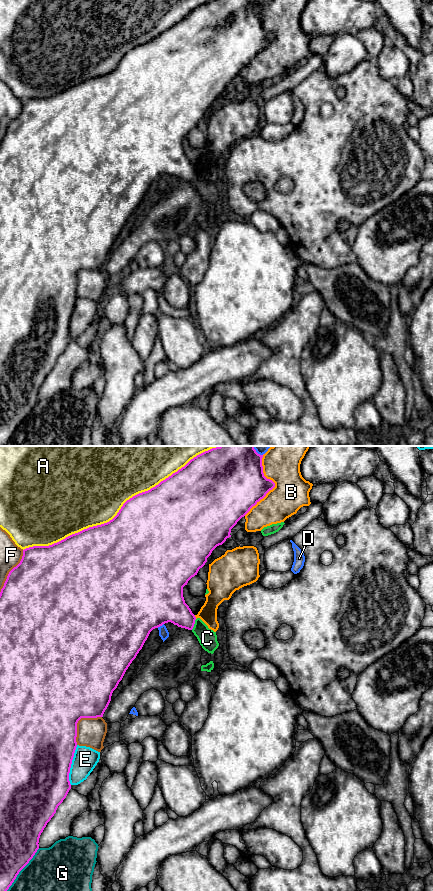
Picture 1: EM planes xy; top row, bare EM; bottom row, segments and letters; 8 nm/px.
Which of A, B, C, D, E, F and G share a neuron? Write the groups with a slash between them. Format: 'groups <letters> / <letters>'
groups A / B / C / D / E / F / G

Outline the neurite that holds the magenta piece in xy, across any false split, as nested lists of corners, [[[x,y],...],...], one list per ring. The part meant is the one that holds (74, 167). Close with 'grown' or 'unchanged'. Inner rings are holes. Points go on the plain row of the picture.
[[[212,0],[208,3],[205,3],[191,11],[184,19],[173,25],[165,32],[161,33],[155,39],[151,40],[148,43],[139,45],[127,52],[123,56],[117,67],[109,74],[89,79],[49,98],[33,98],[24,101],[20,115],[9,124],[4,138],[0,144],[0,446],[6,445],[6,443],[16,431],[19,424],[33,410],[33,408],[39,401],[38,395],[41,385],[43,384],[47,375],[54,368],[58,358],[63,354],[69,342],[71,341],[69,325],[77,299],[76,289],[78,273],[81,270],[103,269],[103,266],[111,253],[113,243],[117,240],[126,222],[128,221],[132,213],[136,210],[139,203],[142,201],[145,193],[147,192],[150,184],[153,181],[158,180],[168,174],[171,174],[178,179],[188,182],[193,181],[196,169],[192,165],[189,158],[185,155],[183,149],[183,139],[187,137],[188,133],[192,129],[197,127],[199,121],[202,120],[207,114],[207,110],[211,107],[212,103],[217,98],[222,97],[227,90],[231,89],[231,81],[237,76],[237,74],[242,69],[244,69],[253,58],[255,58],[261,51],[263,51],[270,42],[275,39],[275,35],[264,28],[262,10],[263,7],[258,6],[254,0]]] | unchanged

